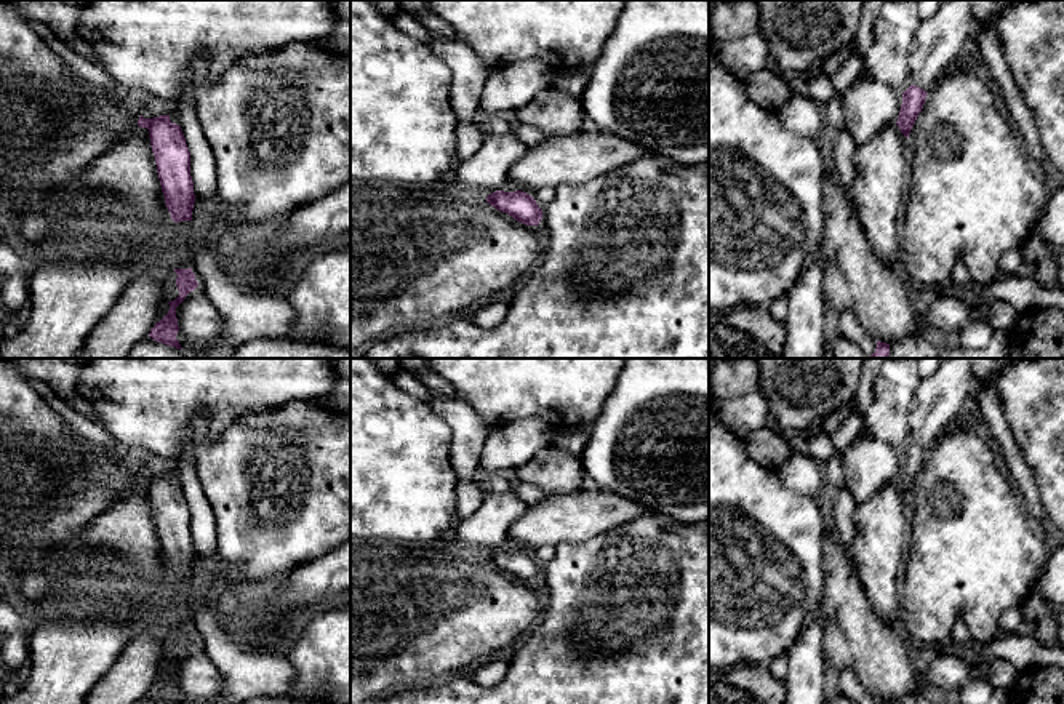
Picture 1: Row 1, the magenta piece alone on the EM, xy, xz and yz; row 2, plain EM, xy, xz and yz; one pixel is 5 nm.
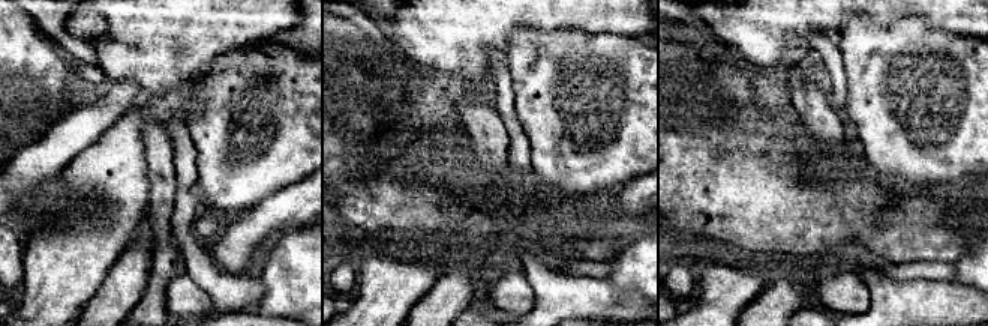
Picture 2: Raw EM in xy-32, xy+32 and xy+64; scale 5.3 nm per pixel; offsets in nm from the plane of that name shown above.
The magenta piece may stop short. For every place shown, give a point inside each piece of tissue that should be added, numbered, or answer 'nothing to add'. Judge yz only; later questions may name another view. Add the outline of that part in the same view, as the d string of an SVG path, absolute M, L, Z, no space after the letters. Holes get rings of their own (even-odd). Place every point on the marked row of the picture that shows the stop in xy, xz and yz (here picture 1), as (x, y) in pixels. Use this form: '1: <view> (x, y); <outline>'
1: yz (940, 39); M944 0L917 29L909 58L912 85L926 93L952 67L963 42L973 35L971 0Z

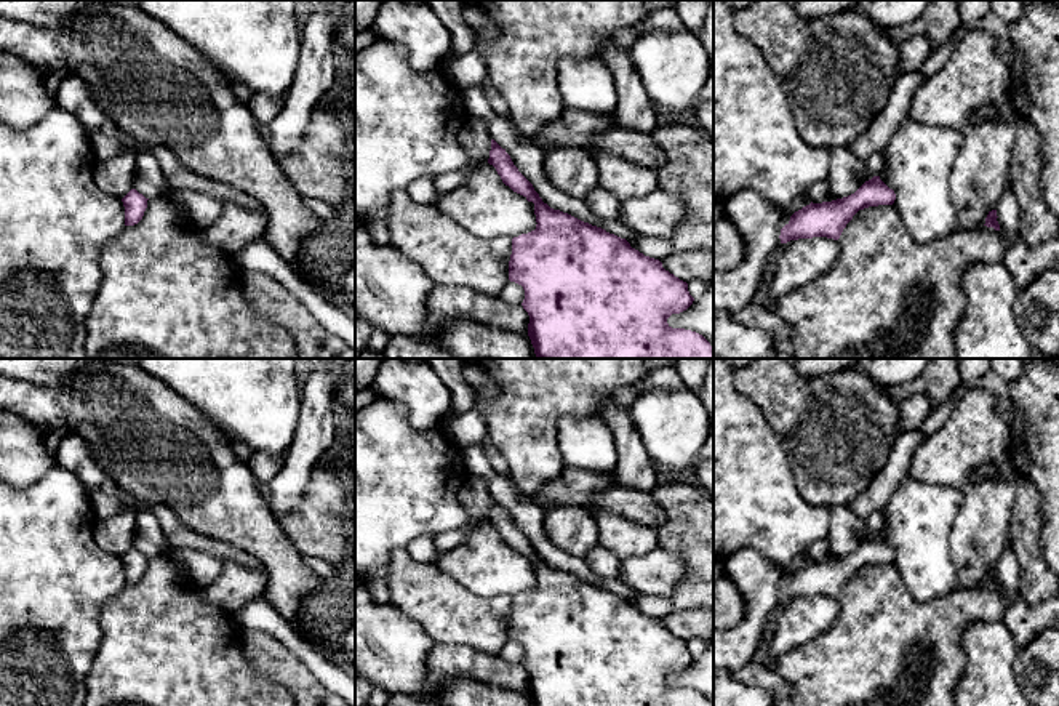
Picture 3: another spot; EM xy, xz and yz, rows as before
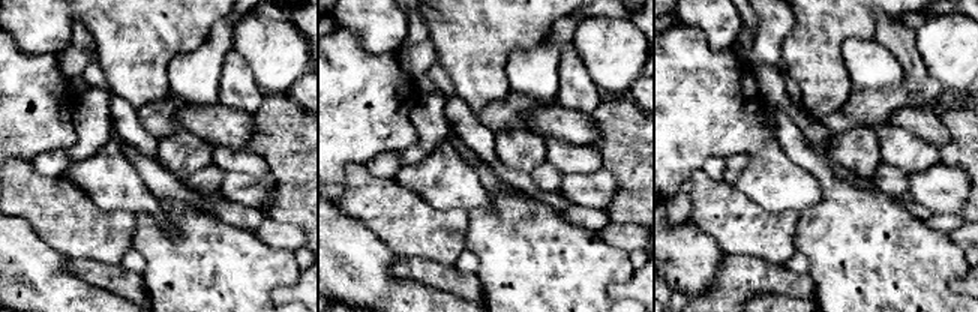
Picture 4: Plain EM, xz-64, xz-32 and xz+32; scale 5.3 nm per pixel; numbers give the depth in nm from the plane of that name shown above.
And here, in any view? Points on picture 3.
nothing to add

